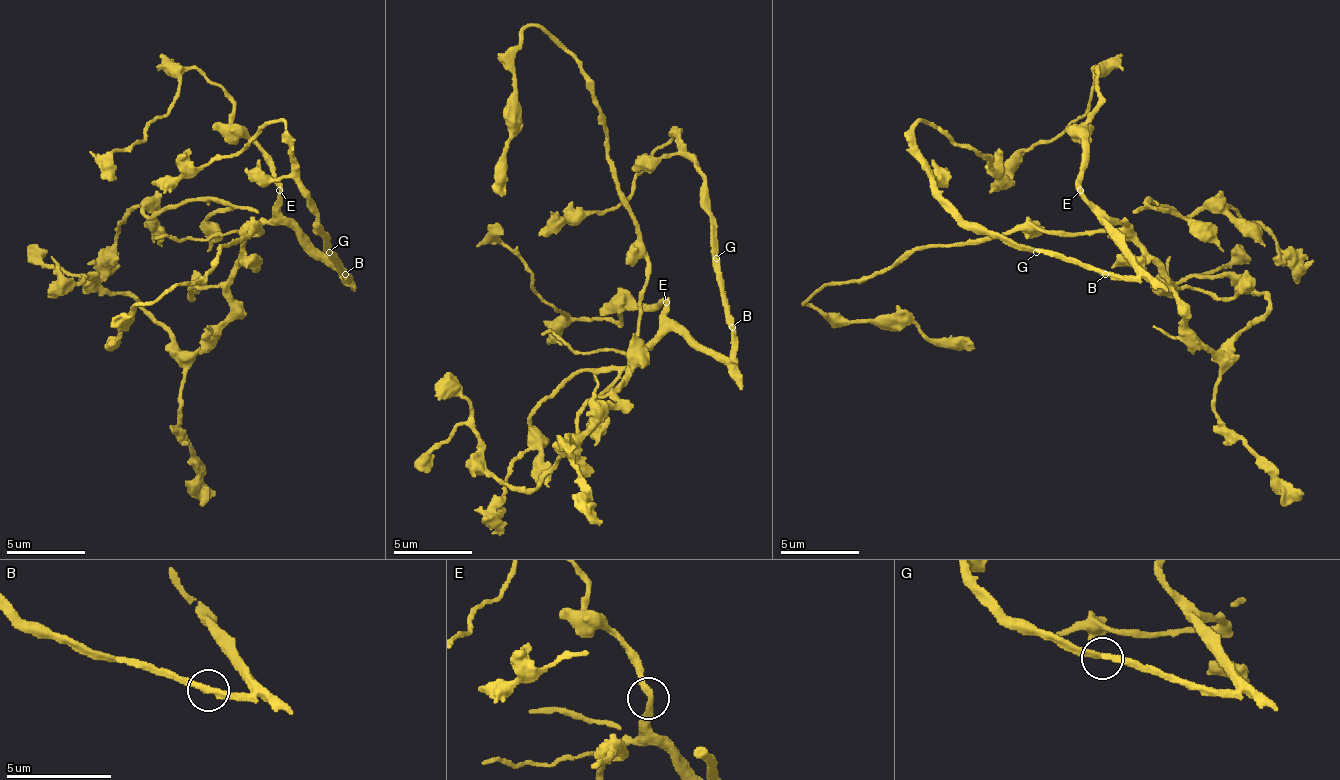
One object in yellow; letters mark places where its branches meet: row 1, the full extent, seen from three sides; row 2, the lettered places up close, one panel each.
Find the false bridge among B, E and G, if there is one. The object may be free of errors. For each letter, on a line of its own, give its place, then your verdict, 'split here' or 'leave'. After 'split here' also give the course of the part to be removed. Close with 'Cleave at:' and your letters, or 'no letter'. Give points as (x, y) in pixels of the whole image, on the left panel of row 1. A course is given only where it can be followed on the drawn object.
B: place (345, 274); leave
E: place (279, 190); leave
G: place (329, 252); leave
Cleave at: no letter

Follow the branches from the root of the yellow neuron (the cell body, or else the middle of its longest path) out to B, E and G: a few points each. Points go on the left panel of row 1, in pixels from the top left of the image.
B: (275, 225), (290, 225), (342, 277), (346, 277), (346, 273)
E: (275, 225), (275, 202), (279, 190)
G: (275, 225), (290, 225), (342, 277), (346, 277), (330, 253)

